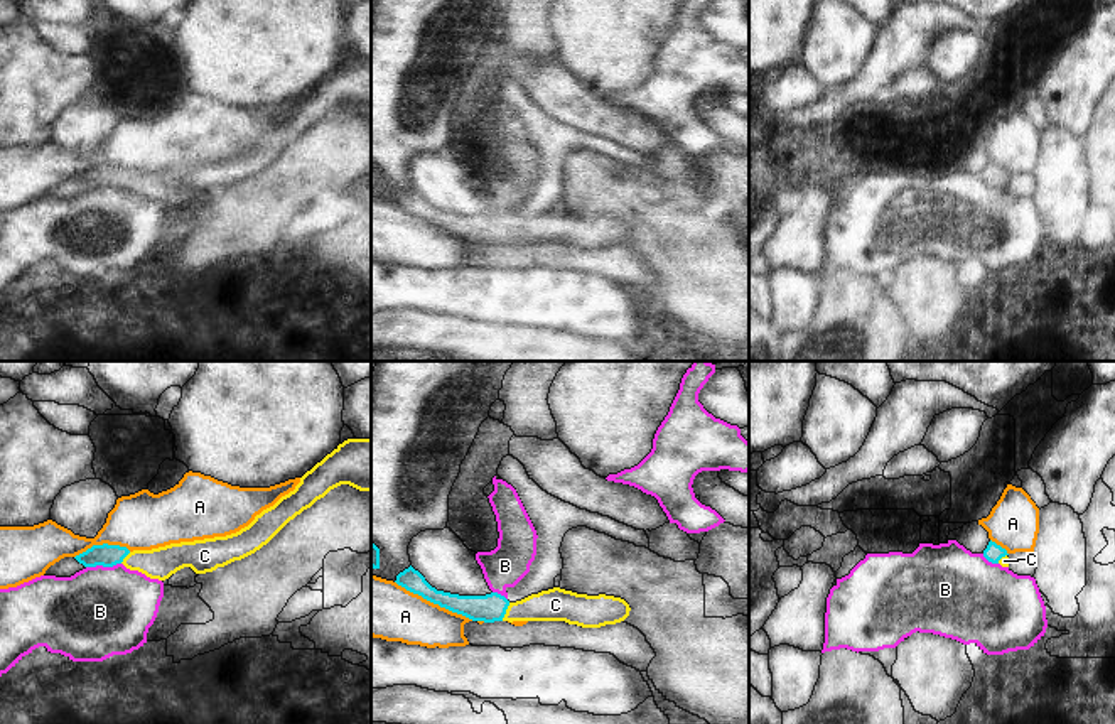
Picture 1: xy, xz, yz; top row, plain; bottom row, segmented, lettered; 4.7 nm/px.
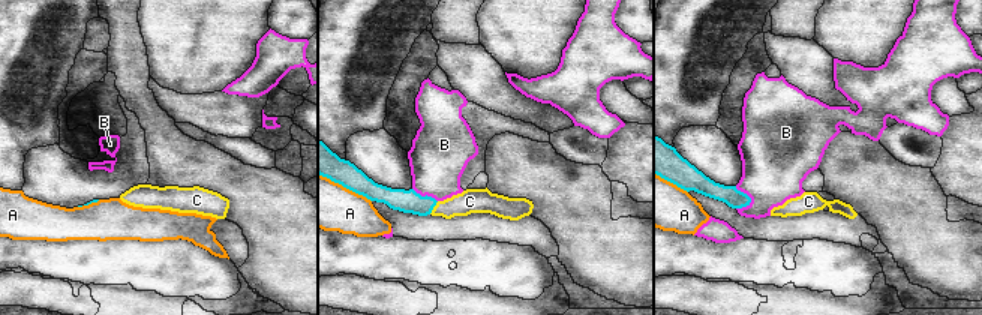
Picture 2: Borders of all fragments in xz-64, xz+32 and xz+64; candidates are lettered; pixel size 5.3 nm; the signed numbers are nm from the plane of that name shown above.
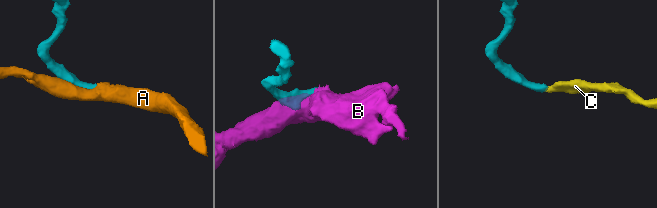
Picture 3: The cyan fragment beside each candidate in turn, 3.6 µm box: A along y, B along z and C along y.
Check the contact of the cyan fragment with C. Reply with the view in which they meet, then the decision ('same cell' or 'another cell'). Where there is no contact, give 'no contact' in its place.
meets cyan in xz; same cell

